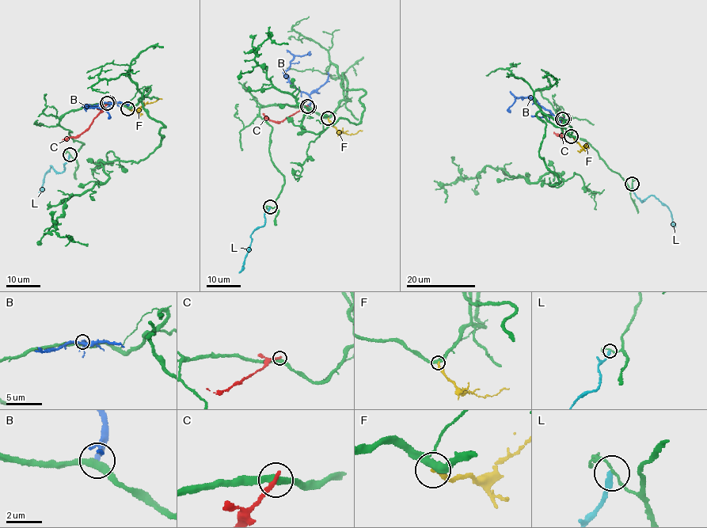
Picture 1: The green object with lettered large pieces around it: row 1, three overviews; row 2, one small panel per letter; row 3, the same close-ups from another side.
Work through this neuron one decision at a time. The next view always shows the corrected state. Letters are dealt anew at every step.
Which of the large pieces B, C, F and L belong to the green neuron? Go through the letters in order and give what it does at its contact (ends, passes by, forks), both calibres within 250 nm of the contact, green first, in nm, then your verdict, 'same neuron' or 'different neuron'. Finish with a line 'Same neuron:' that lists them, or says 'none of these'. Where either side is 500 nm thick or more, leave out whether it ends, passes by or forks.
B: it ends; calibres 340 and 320 nm; different neuron
C: it ends; calibres 320 and 260 nm; different neuron
F: it ends; calibres 280 and 240 nm; different neuron
L: it ends; calibres 110 and 300 nm; different neuron
Same neuron: none of these

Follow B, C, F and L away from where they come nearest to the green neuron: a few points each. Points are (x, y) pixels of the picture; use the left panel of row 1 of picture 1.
B: (109, 102), (92, 108), (85, 105), (104, 108), (109, 115), (108, 119)
C: (108, 104), (90, 126), (77, 136), (62, 139)
F: (128, 108), (139, 109), (147, 104), (161, 99)
L: (70, 155), (63, 172), (55, 170), (51, 166), (43, 177), (42, 191), (38, 192)

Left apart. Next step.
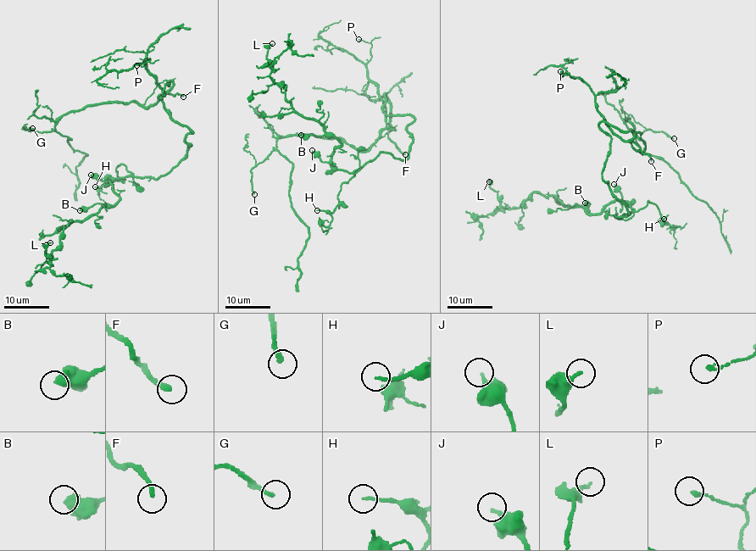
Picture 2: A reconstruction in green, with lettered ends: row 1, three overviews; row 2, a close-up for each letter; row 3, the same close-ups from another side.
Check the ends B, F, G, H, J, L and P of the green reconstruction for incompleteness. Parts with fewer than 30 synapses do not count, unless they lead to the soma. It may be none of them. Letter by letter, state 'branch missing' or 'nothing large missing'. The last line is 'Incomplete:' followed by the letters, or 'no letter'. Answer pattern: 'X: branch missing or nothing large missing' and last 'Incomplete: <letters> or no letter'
B: nothing large missing
F: branch missing
G: nothing large missing
H: nothing large missing
J: branch missing
L: nothing large missing
P: nothing large missing
Incomplete: F, J

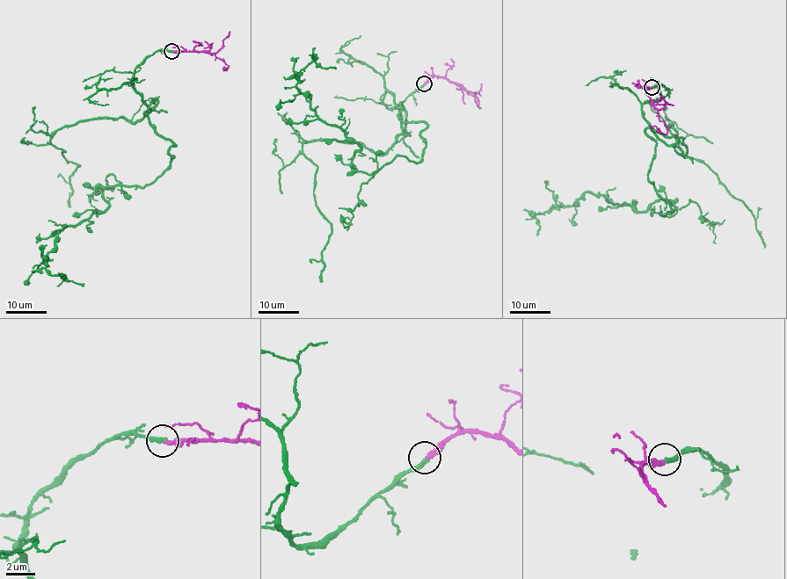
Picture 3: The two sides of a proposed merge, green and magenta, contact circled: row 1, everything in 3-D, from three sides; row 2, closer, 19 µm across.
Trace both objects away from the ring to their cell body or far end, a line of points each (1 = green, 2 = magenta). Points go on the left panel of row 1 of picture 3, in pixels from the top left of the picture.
1: (172, 52), (132, 80), (156, 100), (170, 166), (100, 188), (109, 206), (63, 226), (44, 263), (83, 286)
2: (172, 52), (214, 54), (224, 60), (228, 68), (223, 69)

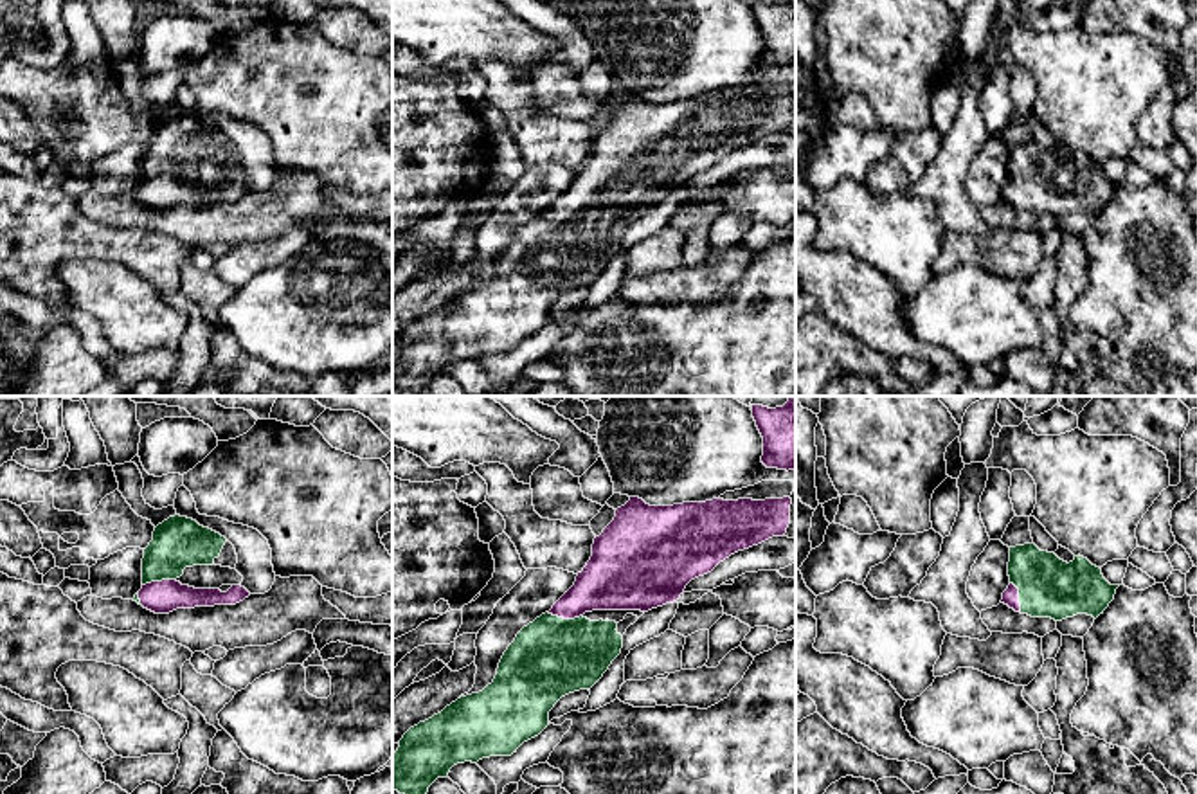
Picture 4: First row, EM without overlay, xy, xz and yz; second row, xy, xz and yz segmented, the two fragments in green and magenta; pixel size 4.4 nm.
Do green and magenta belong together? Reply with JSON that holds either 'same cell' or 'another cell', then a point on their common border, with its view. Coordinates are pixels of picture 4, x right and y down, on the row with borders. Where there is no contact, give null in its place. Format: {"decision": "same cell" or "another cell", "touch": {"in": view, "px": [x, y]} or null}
{"decision": "same cell", "touch": {"in": "xz", "px": [566, 620]}}

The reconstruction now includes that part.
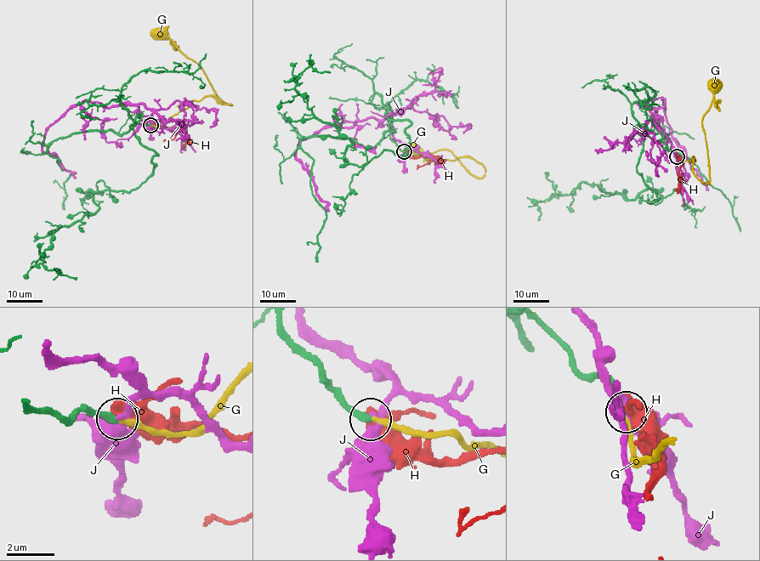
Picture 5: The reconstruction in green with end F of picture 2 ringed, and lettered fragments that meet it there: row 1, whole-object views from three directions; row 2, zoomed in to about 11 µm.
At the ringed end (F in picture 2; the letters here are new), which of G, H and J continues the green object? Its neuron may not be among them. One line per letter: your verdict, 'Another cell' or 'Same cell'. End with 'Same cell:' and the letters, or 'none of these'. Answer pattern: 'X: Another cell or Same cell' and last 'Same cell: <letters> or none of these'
G: Same cell
H: Another cell
J: Another cell
Same cell: G

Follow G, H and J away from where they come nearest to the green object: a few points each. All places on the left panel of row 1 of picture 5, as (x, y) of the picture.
G: (150, 125), (163, 127), (193, 101), (207, 96), (231, 104), (218, 96), (202, 69), (159, 32)
H: (150, 124), (177, 127), (181, 131), (172, 138), (163, 141)
J: (150, 125), (154, 121), (139, 115), (137, 105), (75, 104), (48, 128), (42, 150), (76, 177)

